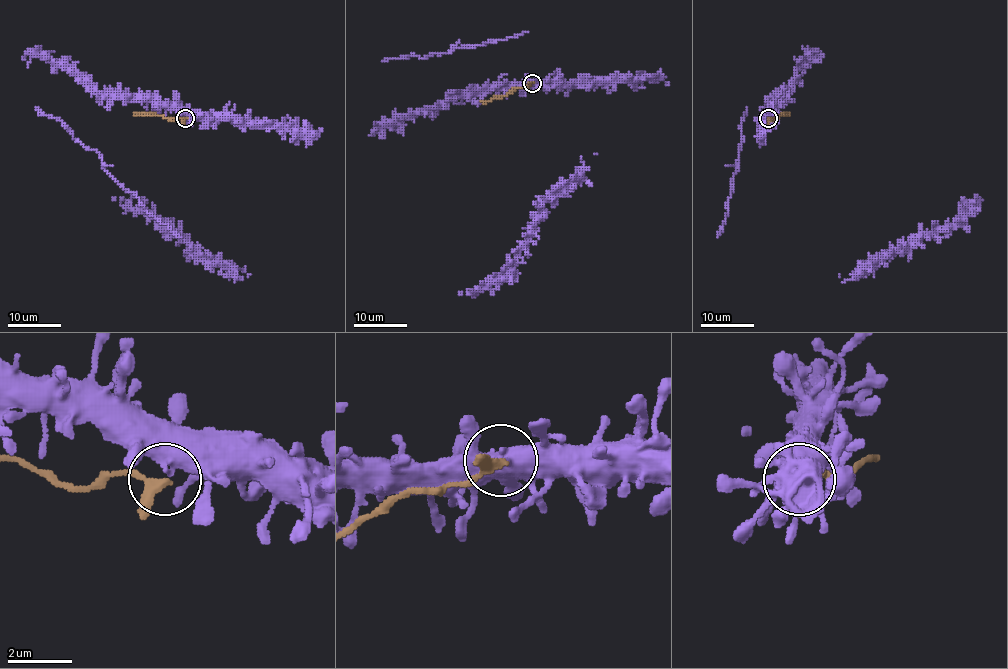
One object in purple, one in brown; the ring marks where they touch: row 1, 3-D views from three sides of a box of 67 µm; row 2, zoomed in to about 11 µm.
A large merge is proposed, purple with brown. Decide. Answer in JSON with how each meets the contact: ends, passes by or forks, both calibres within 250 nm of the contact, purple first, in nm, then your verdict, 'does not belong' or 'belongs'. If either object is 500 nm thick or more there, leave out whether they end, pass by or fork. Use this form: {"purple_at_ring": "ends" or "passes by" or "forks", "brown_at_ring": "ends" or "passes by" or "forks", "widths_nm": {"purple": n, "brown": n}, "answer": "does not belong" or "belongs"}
{"widths_nm": {"purple": 550, "brown": 260}, "answer": "does not belong"}

